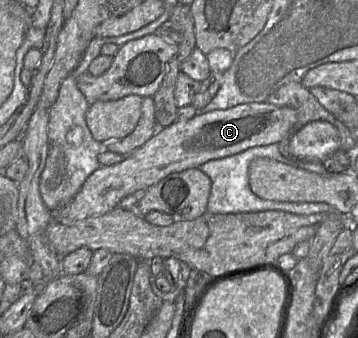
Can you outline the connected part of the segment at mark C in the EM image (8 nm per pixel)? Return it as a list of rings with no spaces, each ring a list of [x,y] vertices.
[[[267,101],[250,102],[224,110],[198,113],[189,120],[175,121],[168,127],[158,128],[156,133],[141,147],[134,150],[117,164],[100,166],[84,182],[74,198],[64,206],[52,212],[57,221],[72,224],[91,216],[98,216],[118,207],[121,201],[138,190],[147,190],[166,176],[189,168],[198,168],[201,164],[218,158],[240,153],[254,146],[279,143],[288,133],[294,133],[296,111],[286,106],[277,106]]]

